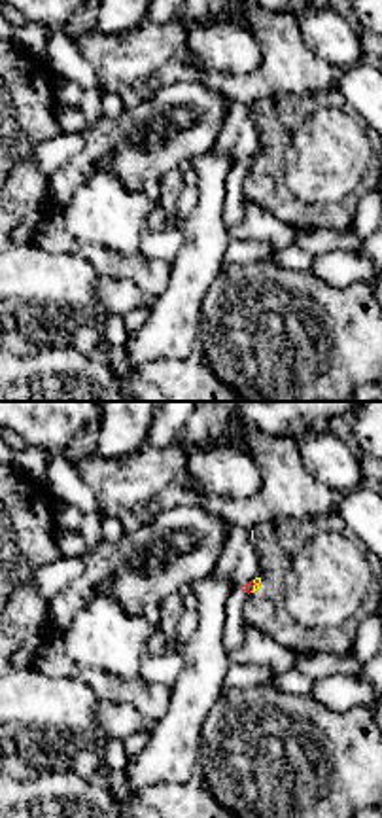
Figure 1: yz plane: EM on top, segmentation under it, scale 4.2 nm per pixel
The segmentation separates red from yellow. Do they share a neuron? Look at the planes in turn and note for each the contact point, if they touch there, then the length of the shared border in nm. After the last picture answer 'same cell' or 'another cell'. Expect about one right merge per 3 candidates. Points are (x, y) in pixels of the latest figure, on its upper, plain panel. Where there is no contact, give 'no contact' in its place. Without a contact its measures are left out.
contact (254, 160); length 60 nm

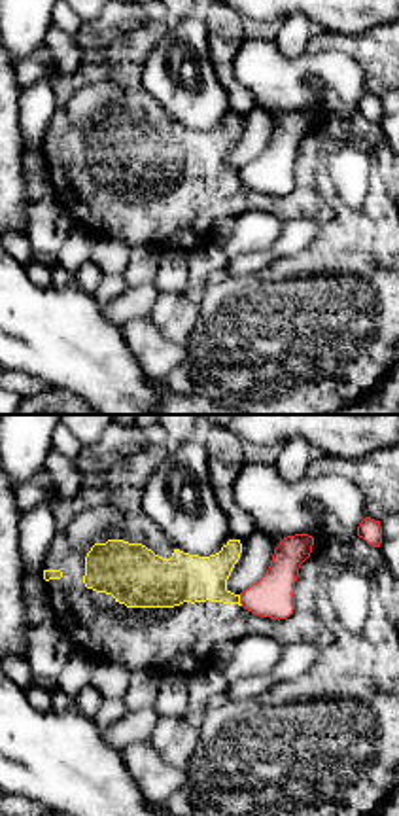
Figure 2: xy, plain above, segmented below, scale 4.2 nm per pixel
contact (241, 177); length 50 nm

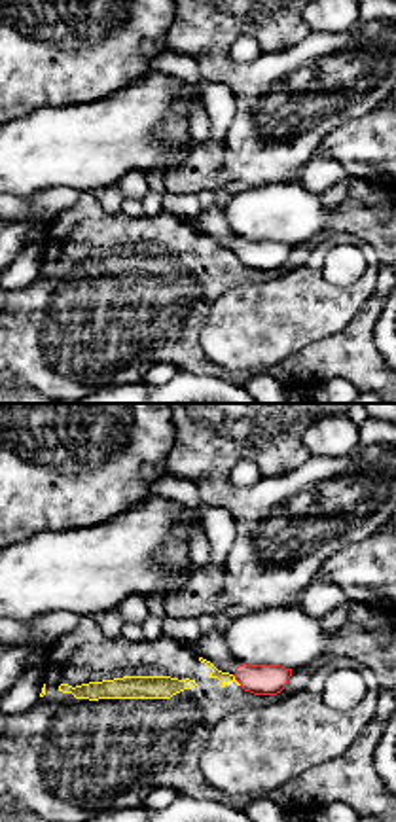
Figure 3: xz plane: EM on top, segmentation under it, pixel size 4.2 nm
contact (237, 256); length 60 nm

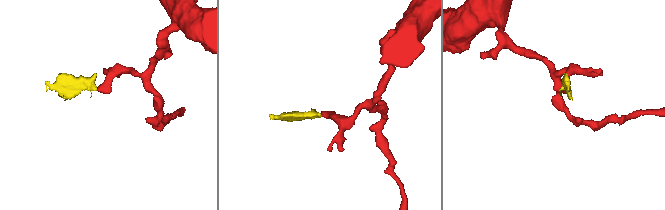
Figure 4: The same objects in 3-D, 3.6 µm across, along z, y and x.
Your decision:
another cell

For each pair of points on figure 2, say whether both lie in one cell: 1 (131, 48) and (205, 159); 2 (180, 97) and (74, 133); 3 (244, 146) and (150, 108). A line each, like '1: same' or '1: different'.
1: same
2: different
3: different

